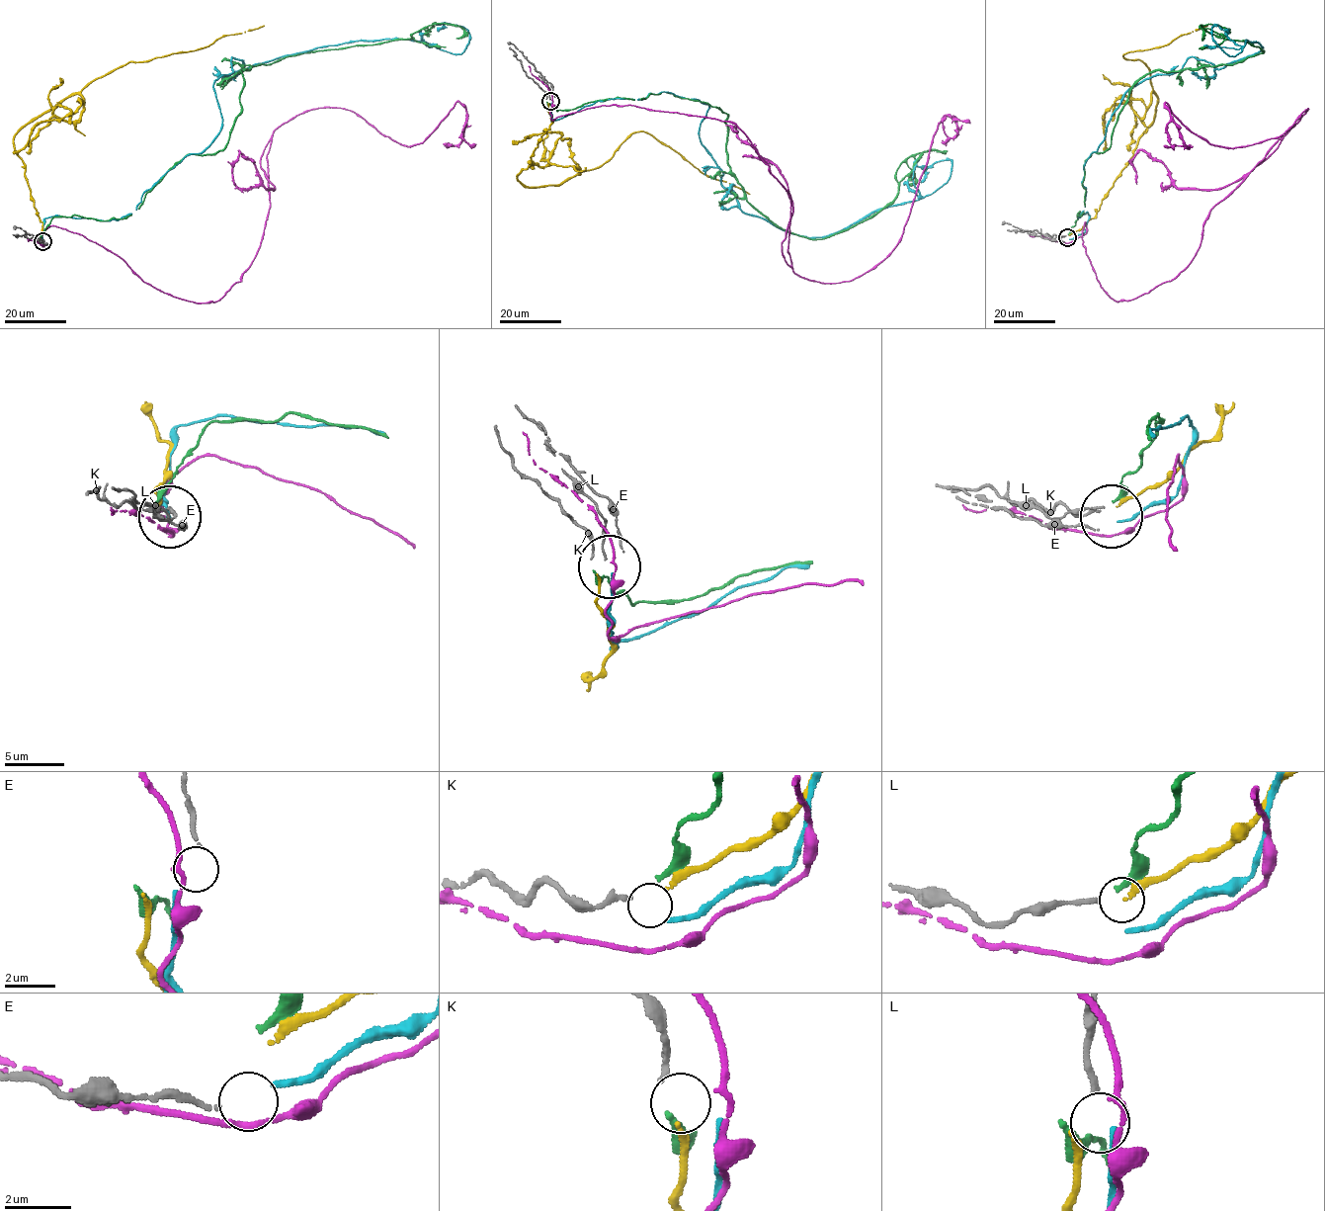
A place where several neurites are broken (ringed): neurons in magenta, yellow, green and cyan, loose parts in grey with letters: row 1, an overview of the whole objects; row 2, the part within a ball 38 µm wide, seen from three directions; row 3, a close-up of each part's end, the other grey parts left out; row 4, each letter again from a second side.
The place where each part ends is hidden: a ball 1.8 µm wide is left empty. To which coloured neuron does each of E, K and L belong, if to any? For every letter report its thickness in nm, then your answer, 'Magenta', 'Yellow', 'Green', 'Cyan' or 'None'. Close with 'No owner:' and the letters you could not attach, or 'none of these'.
E: Thickness 140 nm. None
K: Thickness 190 nm. None
L: Thickness 200 nm. None
No owner: E, K, L

